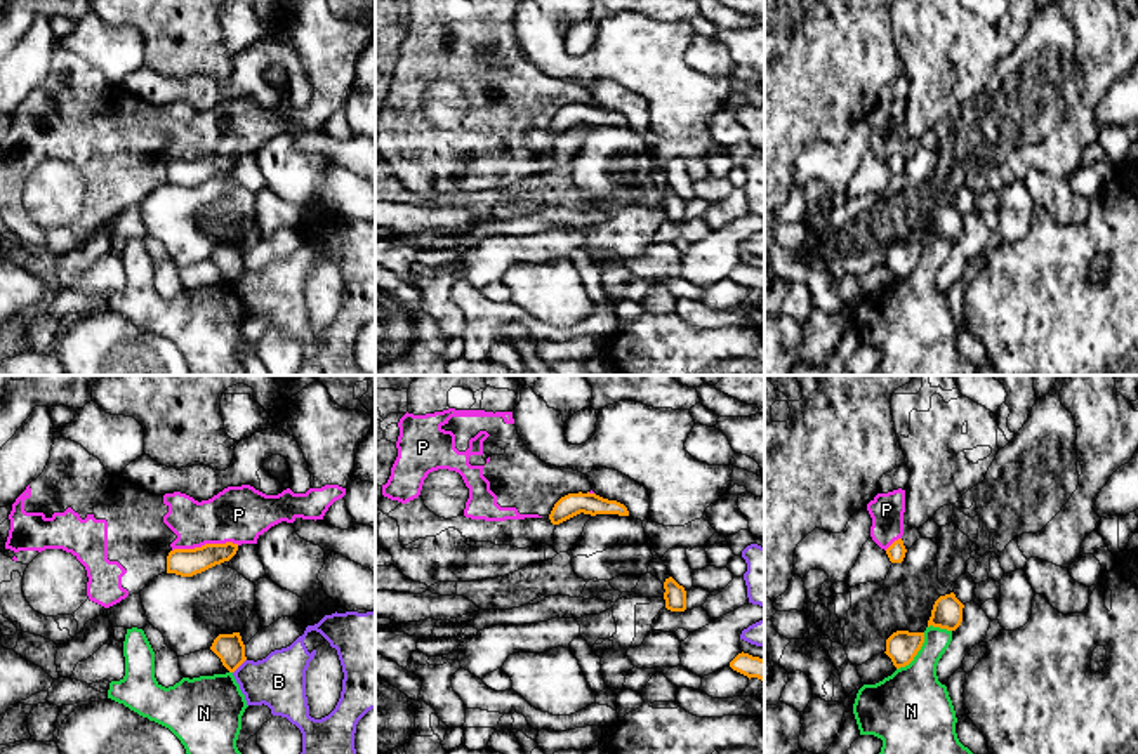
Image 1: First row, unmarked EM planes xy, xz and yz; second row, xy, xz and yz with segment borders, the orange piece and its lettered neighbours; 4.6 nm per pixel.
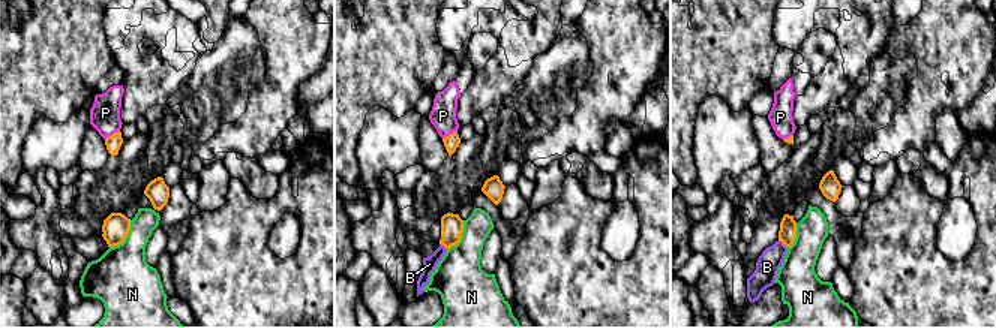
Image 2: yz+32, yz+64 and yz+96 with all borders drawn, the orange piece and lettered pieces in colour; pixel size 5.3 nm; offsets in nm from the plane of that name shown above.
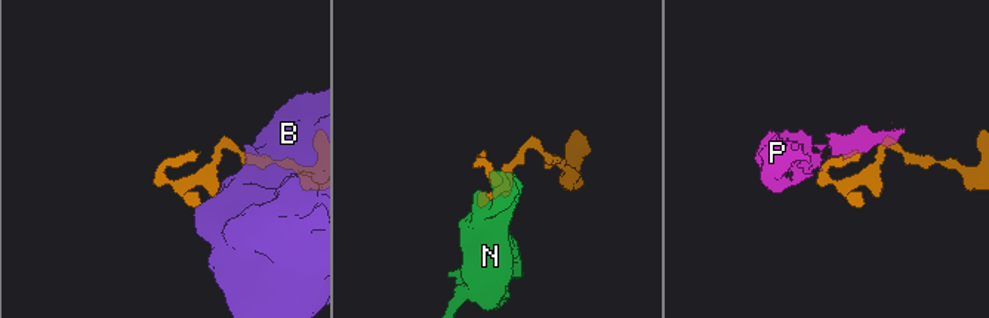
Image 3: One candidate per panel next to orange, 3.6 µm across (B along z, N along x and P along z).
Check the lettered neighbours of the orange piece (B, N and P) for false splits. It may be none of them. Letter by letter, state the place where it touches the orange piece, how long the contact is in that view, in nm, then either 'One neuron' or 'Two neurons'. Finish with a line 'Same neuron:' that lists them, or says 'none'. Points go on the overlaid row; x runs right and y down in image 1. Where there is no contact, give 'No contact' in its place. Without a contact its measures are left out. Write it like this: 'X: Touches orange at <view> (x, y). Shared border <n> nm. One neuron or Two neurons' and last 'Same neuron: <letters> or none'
B: Touches orange at xy (240, 664). Shared border 90 nm. Two neurons
N: Touches orange at yz (916, 654). Shared border 220 nm. Two neurons
P: Touches orange at xy (205, 544). Shared border 320 nm. One neuron
Same neuron: P

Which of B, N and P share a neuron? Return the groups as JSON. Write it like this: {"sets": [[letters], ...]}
{"sets": [["B"], ["N"], ["P"]]}

